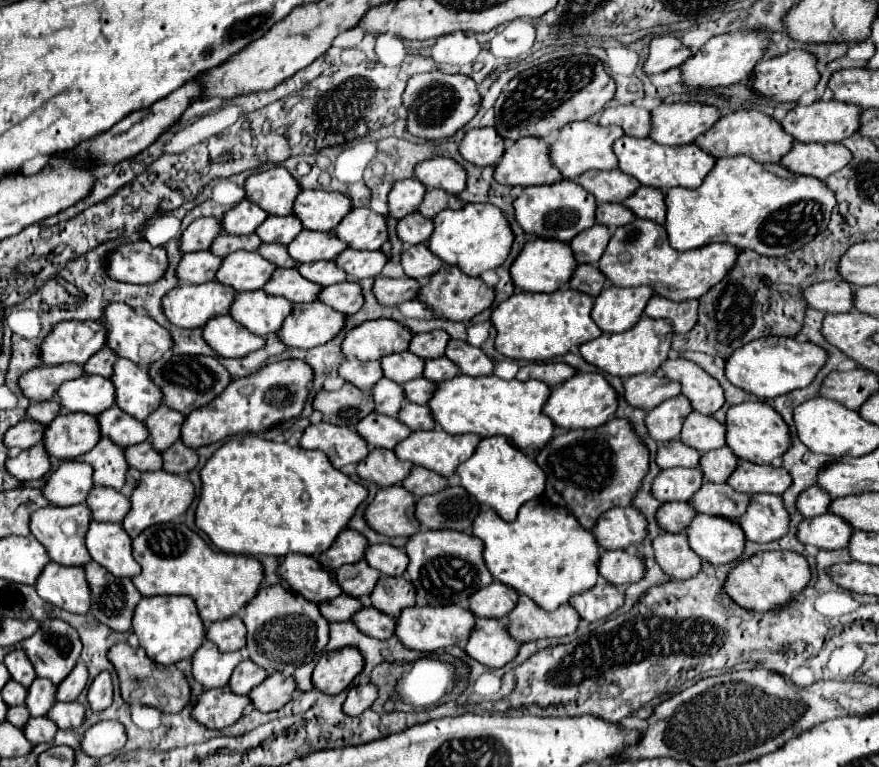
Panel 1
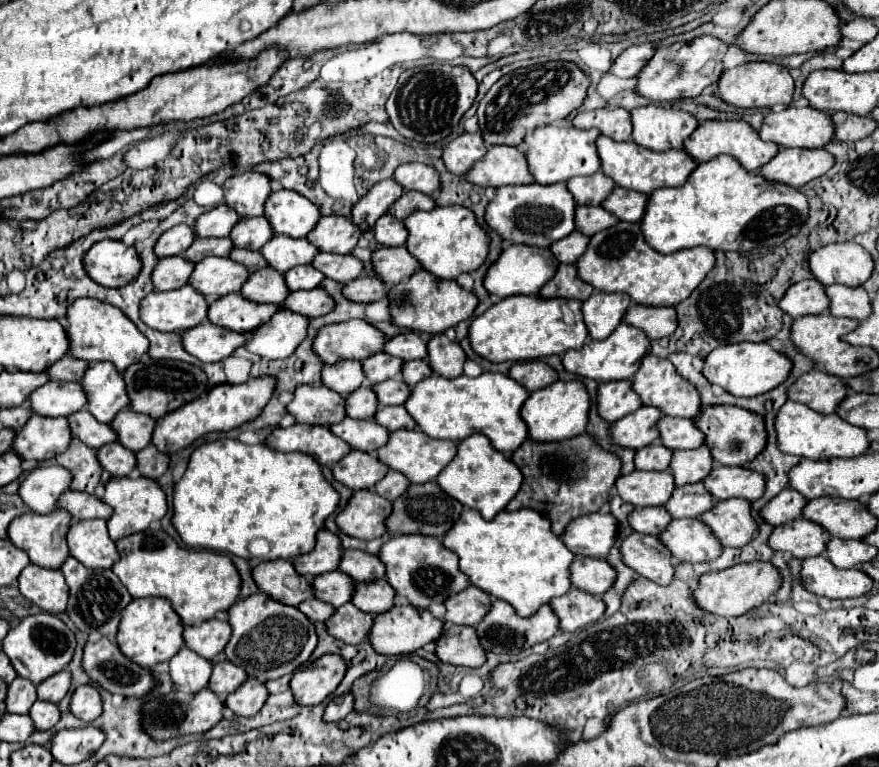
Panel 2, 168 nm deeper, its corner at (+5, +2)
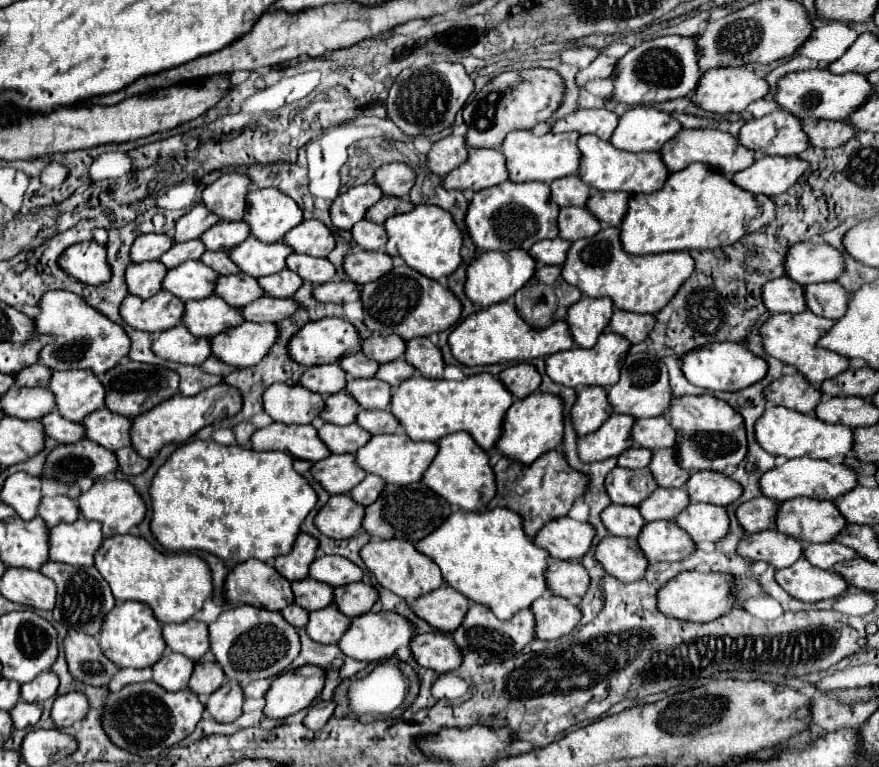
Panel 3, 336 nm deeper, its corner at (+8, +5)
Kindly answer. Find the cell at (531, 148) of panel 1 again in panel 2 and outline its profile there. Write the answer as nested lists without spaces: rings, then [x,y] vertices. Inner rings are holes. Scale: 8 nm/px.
[[[490,146],[486,156],[466,172],[466,180],[474,182],[476,186],[492,188],[534,182],[526,156],[514,146]]]

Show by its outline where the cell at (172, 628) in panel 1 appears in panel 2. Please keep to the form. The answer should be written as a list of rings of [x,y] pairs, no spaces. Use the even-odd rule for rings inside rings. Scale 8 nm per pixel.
[[[164,598],[132,600],[122,612],[116,644],[122,650],[122,654],[132,662],[136,662],[138,666],[150,668],[158,662],[168,662],[184,646],[180,618],[178,614],[174,614],[170,602],[166,602]]]

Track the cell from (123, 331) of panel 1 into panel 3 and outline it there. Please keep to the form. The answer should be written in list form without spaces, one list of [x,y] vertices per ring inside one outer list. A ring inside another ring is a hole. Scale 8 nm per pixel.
[[[49,291],[47,295],[43,295],[39,307],[41,315],[35,319],[39,331],[47,331],[57,337],[53,345],[43,347],[41,351],[41,361],[53,371],[91,367],[95,375],[101,377],[111,367],[115,367],[123,357],[129,355],[131,337],[127,335],[127,331],[95,307],[91,307],[83,297],[71,291]]]

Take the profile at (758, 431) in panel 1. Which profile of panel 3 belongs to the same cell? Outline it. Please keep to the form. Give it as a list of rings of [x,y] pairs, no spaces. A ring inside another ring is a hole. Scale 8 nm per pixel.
[[[709,395],[677,397],[671,405],[669,421],[677,429],[677,457],[685,469],[723,471],[727,465],[739,465],[747,453],[743,417],[721,399]]]

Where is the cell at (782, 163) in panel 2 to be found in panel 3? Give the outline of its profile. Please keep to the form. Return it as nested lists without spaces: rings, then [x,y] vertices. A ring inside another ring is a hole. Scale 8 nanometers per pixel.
[[[757,155],[755,163],[733,175],[733,181],[751,191],[777,197],[787,191],[795,181],[807,171],[807,161],[799,157],[779,157],[779,155]]]

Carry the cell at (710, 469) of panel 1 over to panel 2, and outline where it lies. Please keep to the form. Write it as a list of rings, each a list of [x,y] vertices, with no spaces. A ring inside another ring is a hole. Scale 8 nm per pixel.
[[[700,446],[696,450],[674,450],[670,460],[670,472],[674,476],[676,486],[694,484],[706,478],[712,470],[712,456],[706,446]]]

